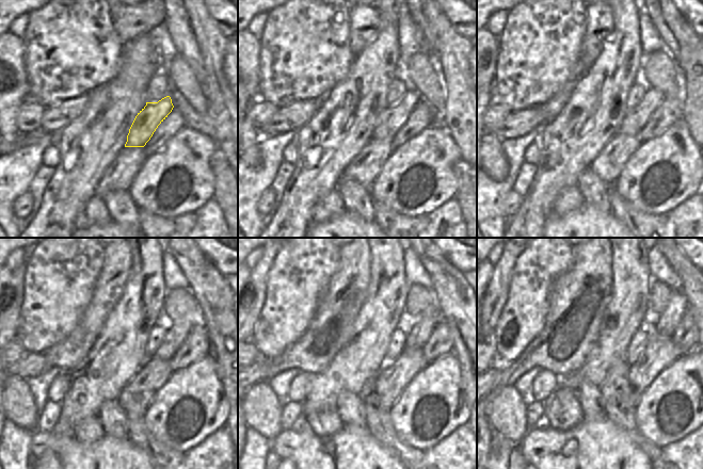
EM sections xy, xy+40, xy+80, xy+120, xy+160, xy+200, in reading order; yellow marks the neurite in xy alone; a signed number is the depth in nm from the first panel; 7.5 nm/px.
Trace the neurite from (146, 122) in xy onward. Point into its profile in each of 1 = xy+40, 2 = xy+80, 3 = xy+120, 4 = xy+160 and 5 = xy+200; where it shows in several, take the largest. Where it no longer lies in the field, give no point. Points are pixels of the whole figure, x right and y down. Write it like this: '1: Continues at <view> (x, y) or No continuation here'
1: Continues at xy+40 (392, 119)
2: Continues at xy+80 (635, 119)
3: Continues at xy+120 (175, 337)
4: Continues at xy+160 (417, 337)
5: Continues at xy+200 (677, 305).

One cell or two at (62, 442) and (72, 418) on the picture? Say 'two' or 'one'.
two

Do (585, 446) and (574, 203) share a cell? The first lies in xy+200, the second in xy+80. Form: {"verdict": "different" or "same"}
{"verdict": "different"}

